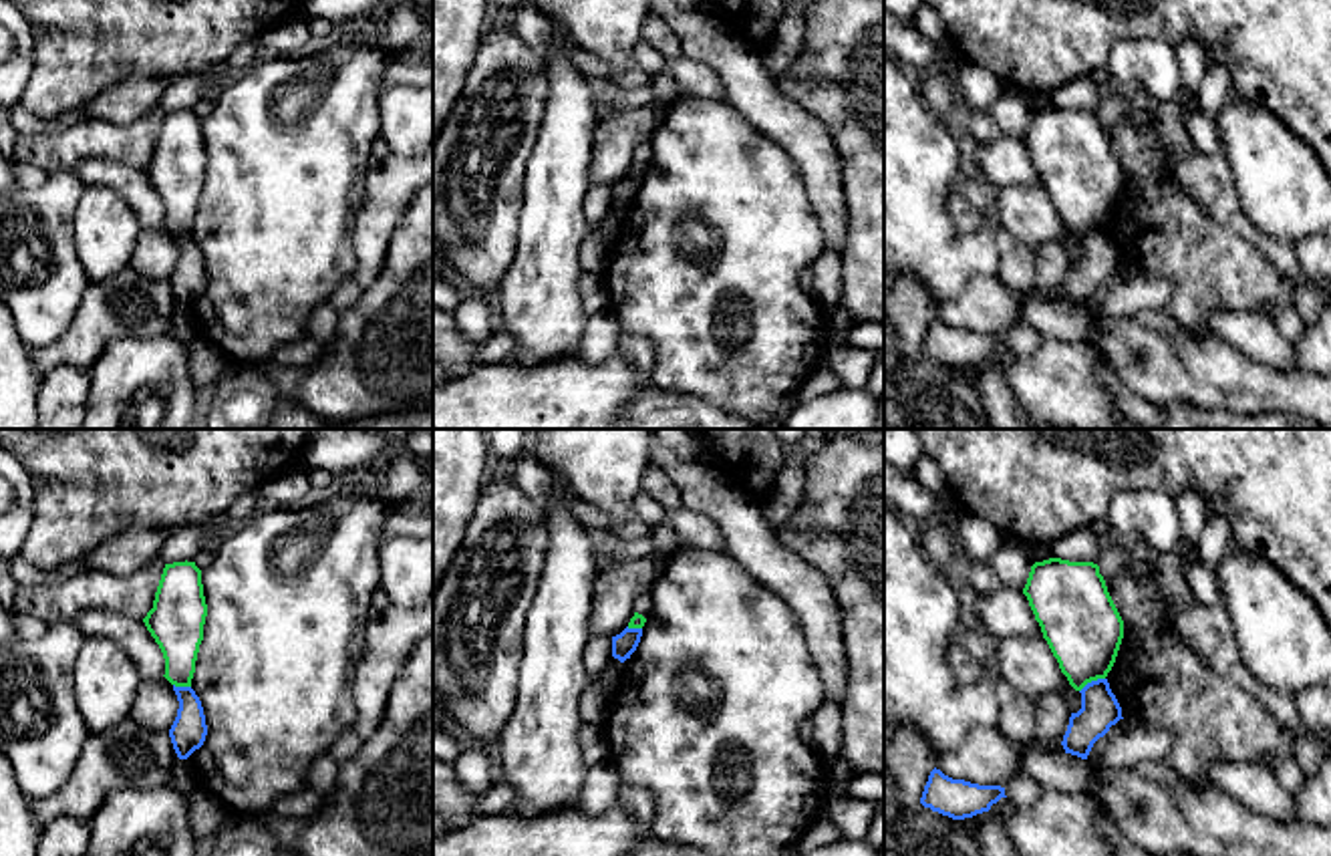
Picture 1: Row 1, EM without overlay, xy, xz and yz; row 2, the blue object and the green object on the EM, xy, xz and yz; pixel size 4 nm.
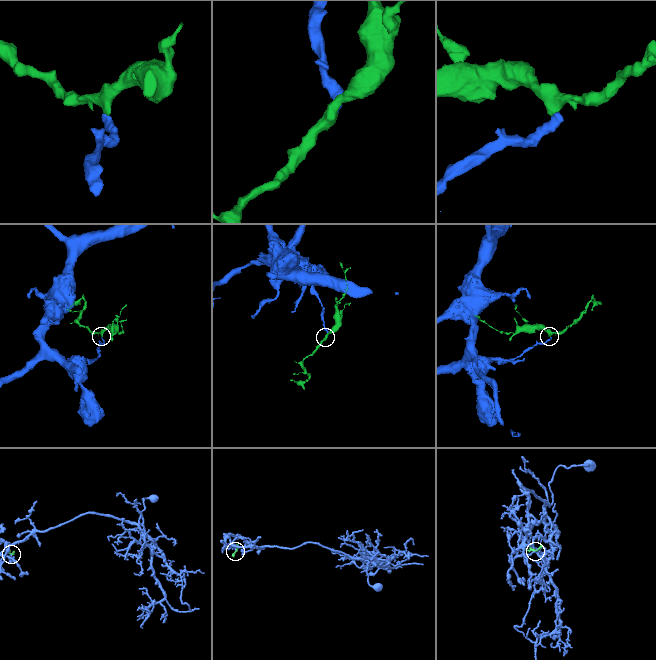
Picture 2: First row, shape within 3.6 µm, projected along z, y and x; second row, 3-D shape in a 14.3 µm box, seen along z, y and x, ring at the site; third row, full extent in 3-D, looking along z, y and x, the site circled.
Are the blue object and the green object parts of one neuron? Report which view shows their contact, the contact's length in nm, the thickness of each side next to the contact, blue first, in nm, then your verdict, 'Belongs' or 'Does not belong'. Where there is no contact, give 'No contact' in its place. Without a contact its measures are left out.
Touches blue in yz. Shared border 120 nm. Thickness 160 nm (blue) against 300 nm. Does not belong

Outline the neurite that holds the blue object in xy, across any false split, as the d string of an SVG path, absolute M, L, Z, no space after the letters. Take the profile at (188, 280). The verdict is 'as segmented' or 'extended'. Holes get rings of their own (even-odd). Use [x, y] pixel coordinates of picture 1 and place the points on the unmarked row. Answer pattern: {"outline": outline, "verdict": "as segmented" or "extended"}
{"outline": "M175 236L179 250L177 266L169 278L173 298L179 308L187 308L199 298L207 284L205 264L199 246L191 236Z", "verdict": "as segmented"}

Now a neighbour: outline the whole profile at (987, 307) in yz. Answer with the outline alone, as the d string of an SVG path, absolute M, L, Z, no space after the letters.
M1059 242L1043 244L1035 252L1035 266L1037 276L1029 292L1011 290L997 276L973 274L958 298L936 302L936 318L952 328L1005 336L1023 322L1021 304L1027 298L1065 302L1061 290L1071 266L1067 248Z

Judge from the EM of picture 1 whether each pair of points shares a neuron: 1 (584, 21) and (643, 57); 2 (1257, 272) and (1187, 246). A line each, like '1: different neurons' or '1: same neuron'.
1: different neurons
2: same neuron

